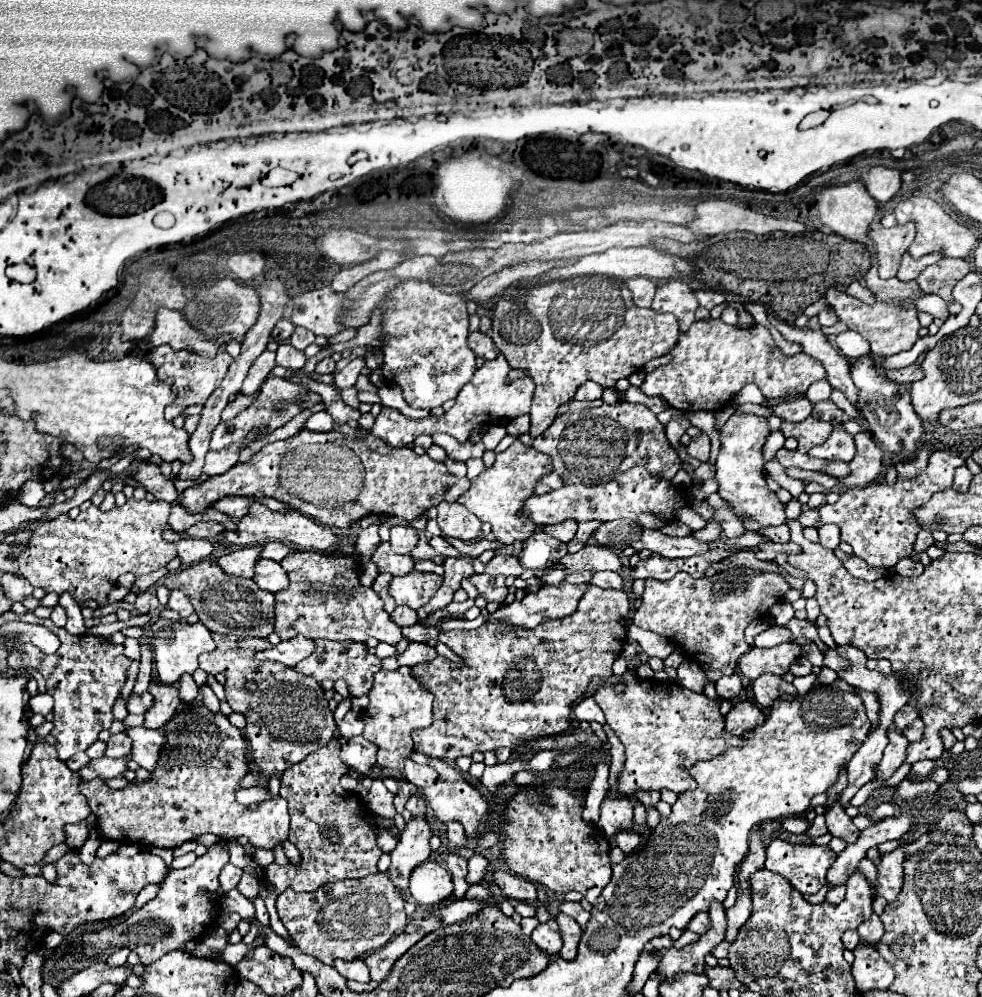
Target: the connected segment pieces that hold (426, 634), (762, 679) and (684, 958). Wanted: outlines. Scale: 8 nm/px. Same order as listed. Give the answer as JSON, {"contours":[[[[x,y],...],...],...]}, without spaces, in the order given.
{"contours":[[[[412,625],[401,628],[401,631],[404,638],[420,643],[428,643],[430,639],[436,639],[440,633],[438,625]]],[[[770,673],[760,675],[752,683],[752,691],[754,691],[756,703],[762,707],[770,707],[782,695],[796,695],[798,697],[798,691],[794,689],[792,683],[786,683],[782,677],[774,677]]],[[[720,901],[710,907],[710,929],[694,945],[684,949],[662,949],[658,973],[664,981],[672,979],[676,973],[704,973],[704,957],[724,939],[726,933],[726,909]]]]}

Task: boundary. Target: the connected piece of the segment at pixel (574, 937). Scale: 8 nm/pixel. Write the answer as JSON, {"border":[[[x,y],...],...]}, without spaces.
{"border":[[[558,913],[556,921],[560,925],[562,939],[564,939],[564,947],[560,951],[560,957],[562,959],[574,959],[576,951],[578,951],[578,941],[582,937],[582,929],[580,929],[580,925],[572,917],[568,917],[564,913]]]}

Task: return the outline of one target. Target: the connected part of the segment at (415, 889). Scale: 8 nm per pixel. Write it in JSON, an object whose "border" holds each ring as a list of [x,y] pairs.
{"border":[[[426,861],[412,871],[410,893],[416,903],[436,905],[450,897],[452,891],[454,891],[452,877],[440,863]]]}

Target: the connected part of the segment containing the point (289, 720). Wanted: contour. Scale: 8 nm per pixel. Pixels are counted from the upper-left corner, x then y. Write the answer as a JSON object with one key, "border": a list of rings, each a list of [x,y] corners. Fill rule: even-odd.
{"border":[[[212,633],[212,637],[216,641],[216,649],[212,653],[200,655],[200,669],[212,675],[226,675],[226,701],[248,721],[248,725],[244,727],[244,737],[250,743],[250,753],[264,779],[280,777],[284,769],[300,763],[304,757],[308,757],[308,753],[320,749],[320,745],[328,745],[328,741],[334,737],[336,721],[332,711],[328,709],[328,699],[324,697],[320,683],[294,671],[292,667],[272,661],[256,661],[256,652],[273,647],[267,639],[228,639],[218,633]],[[248,681],[256,681],[256,693],[248,693],[244,689]]]}

